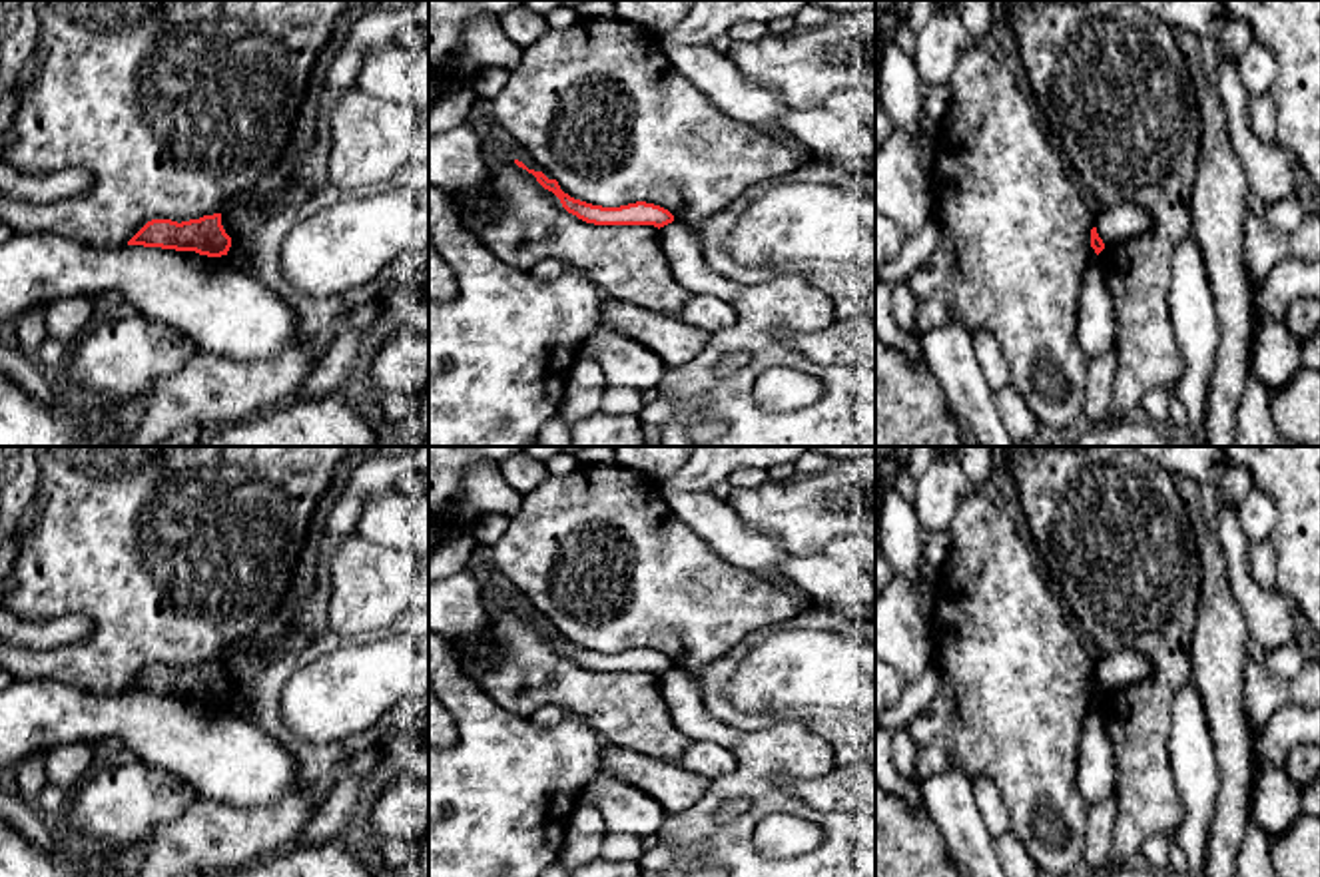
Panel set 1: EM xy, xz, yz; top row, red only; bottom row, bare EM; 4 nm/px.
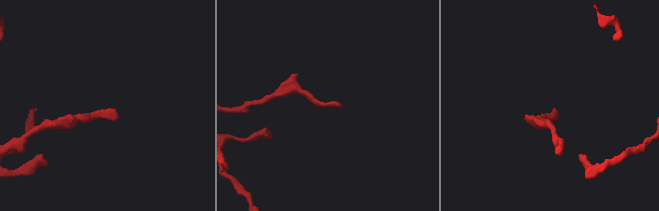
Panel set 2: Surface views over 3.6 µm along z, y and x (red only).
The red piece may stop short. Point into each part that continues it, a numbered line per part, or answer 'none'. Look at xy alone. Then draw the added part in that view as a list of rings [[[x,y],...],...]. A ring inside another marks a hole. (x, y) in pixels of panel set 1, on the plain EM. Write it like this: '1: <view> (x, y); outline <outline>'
none

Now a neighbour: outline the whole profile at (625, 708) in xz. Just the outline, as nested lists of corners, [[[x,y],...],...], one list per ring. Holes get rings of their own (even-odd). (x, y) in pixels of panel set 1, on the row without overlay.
[[[506,596],[487,600],[489,640],[496,658],[459,662],[502,708],[532,716],[554,704],[584,720],[600,743],[612,743],[676,761],[690,739],[678,730],[654,672],[594,672],[568,660],[560,646],[532,620],[518,614]]]

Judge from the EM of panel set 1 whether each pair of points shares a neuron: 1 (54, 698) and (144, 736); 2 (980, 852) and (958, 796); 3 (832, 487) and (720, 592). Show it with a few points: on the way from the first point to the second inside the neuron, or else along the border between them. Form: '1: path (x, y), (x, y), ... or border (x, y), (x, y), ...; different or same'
1: path (76, 716), (122, 716); same
2: path (968, 838), (958, 810); same
3: border (736, 513), (742, 521), (766, 531), (790, 555); different

